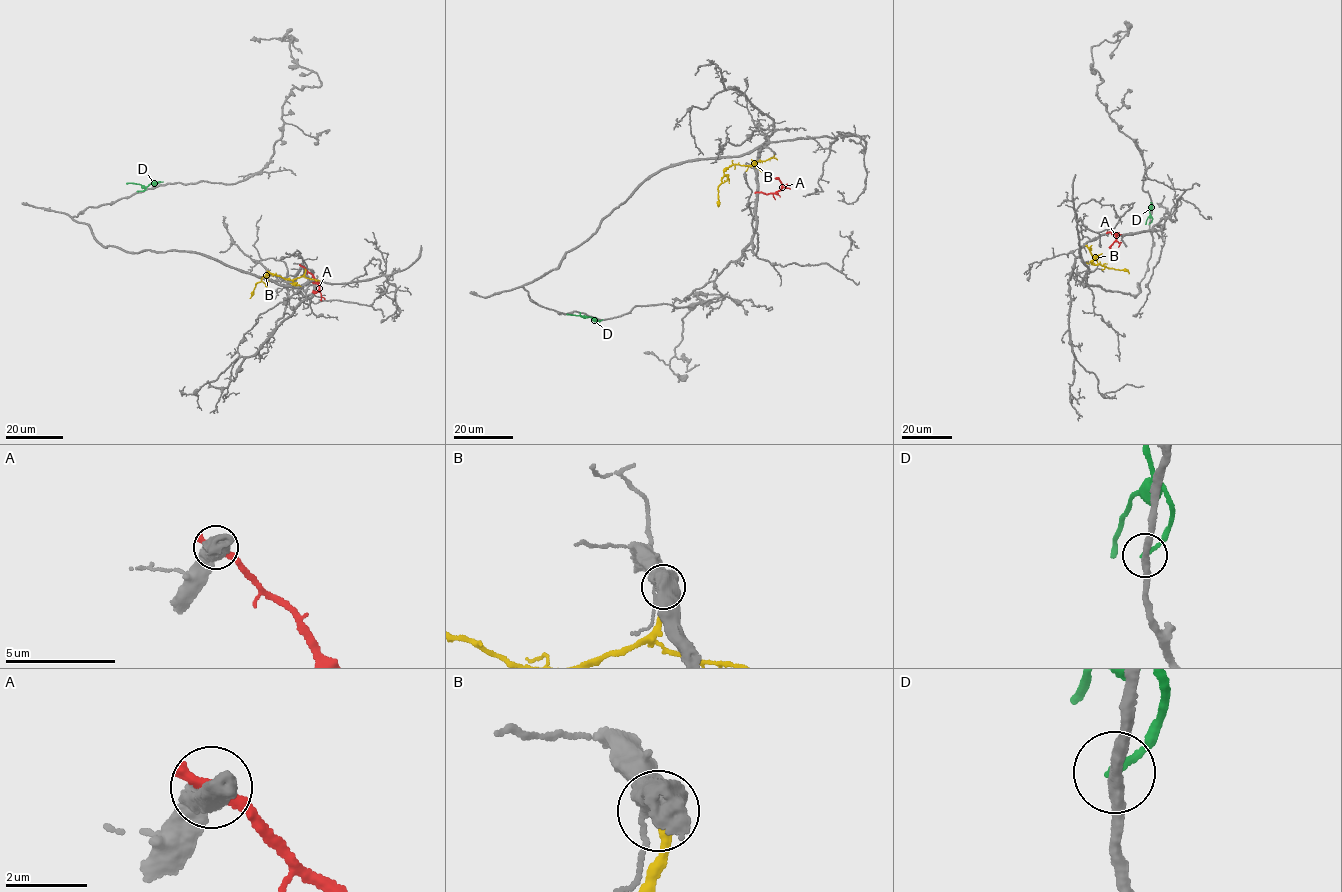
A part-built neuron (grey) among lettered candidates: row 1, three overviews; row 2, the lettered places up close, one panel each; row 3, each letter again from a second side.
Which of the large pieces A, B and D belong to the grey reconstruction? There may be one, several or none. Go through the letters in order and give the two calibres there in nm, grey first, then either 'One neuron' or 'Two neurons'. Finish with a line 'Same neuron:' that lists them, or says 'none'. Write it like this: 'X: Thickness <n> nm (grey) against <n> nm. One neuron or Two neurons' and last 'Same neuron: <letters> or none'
A: Thickness 550 nm (grey) against 340 nm. Two neurons
B: Thickness 500 nm (grey) against 300 nm. One neuron
D: Thickness 320 nm (grey) against 200 nm. Two neurons
Same neuron: B

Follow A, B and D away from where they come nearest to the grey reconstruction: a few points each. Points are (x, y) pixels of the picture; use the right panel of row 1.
A: (1107, 233), (1115, 234), (1120, 243), (1118, 246)
B: (1085, 245), (1094, 257), (1090, 263), (1129, 273)
D: (1149, 224), (1152, 219), (1150, 202)

